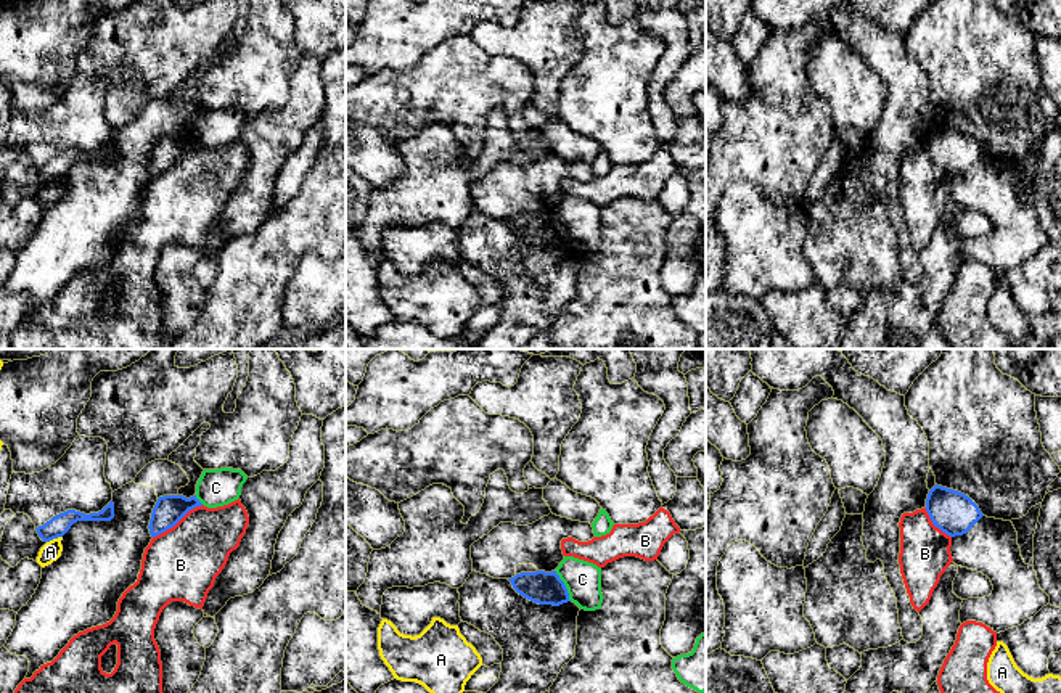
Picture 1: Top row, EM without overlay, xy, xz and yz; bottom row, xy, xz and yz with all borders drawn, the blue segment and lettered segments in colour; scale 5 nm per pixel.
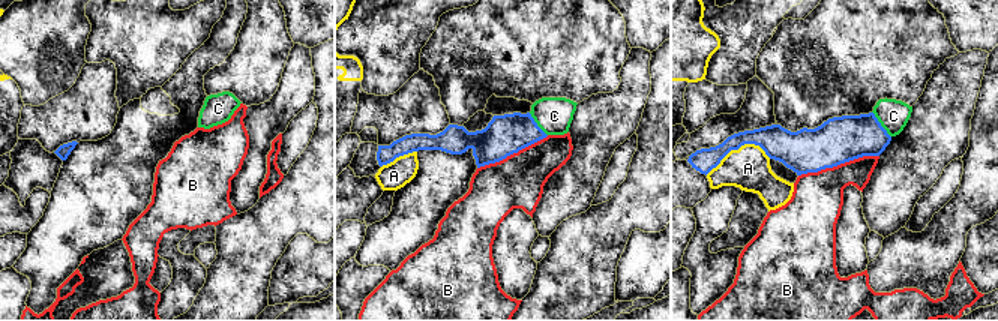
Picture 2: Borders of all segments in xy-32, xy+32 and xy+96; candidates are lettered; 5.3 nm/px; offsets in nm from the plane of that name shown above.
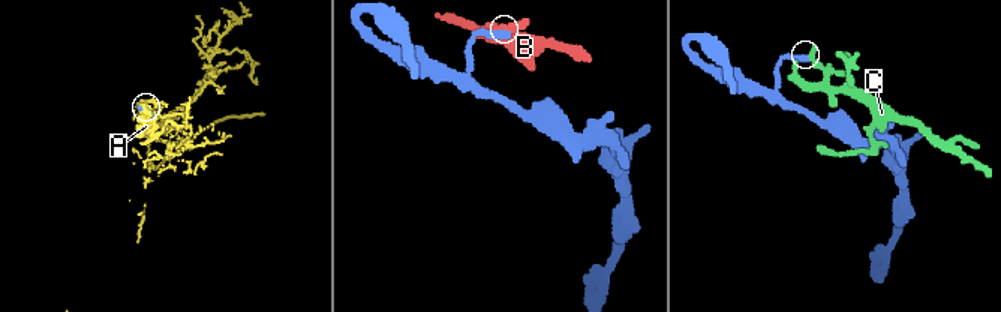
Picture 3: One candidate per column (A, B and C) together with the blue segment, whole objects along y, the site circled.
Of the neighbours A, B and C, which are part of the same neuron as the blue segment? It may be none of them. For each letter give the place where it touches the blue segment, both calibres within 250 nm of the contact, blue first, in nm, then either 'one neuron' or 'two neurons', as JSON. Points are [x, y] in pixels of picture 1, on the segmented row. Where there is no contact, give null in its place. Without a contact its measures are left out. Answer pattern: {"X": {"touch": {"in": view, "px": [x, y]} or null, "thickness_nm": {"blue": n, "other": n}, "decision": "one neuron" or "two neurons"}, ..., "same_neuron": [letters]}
{"A": {"touch": {"in": "xy", "px": [53, 537]}, "thickness_nm": {"blue": 100, "other": 100}, "decision": "two neurons"}, "B": {"touch": {"in": "xy", "px": [177, 521]}, "thickness_nm": {"blue": 150, "other": 360}, "decision": "two neurons"}, "C": {"touch": {"in": "xz", "px": [565, 586]}, "thickness_nm": {"blue": 160, "other": 190}, "decision": "two neurons"}, "same_neuron": []}

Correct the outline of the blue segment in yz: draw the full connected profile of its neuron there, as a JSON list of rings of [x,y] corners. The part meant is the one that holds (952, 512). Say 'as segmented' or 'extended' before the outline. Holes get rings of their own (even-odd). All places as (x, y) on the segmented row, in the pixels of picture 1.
as segmented; [[[937,484],[928,494],[926,511],[932,524],[950,537],[966,534],[984,516],[968,495]]]

